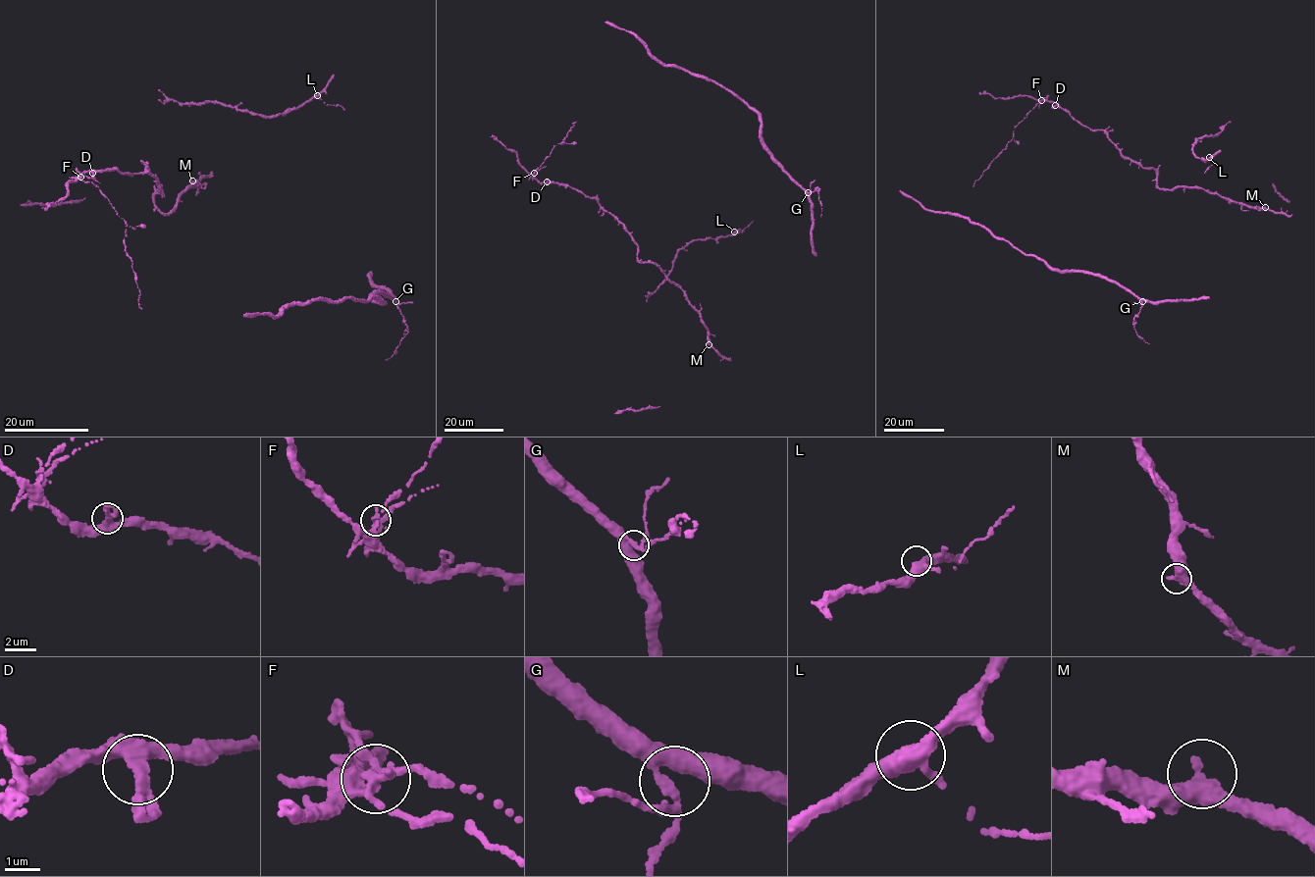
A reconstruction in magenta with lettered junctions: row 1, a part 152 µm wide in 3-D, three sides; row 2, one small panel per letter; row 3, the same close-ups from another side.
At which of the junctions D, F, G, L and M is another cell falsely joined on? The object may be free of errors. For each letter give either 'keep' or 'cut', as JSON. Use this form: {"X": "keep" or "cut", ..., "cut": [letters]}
{"D": "keep", "F": "cut", "G": "keep", "L": "keep", "M": "keep", "cut": ["F"]}

